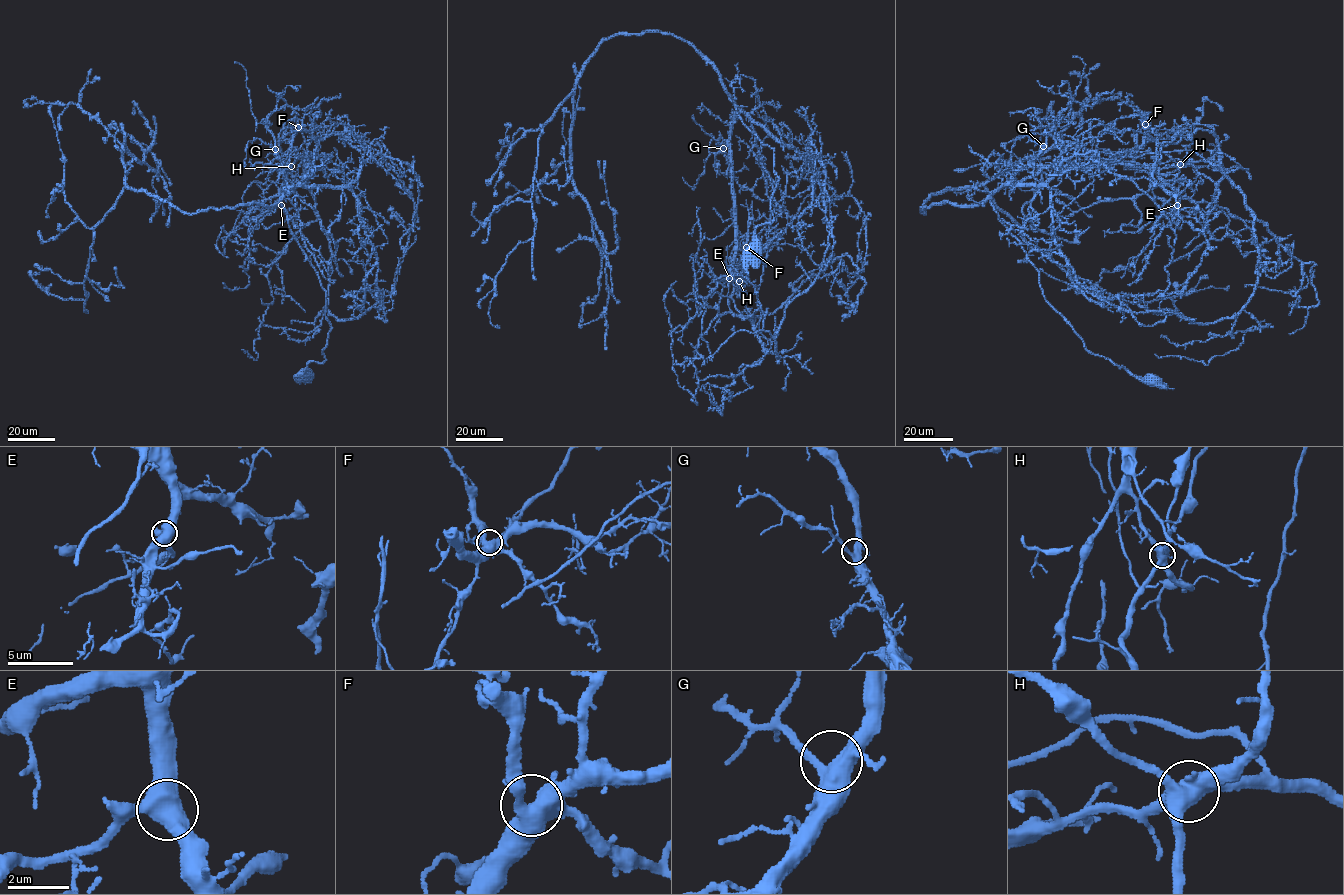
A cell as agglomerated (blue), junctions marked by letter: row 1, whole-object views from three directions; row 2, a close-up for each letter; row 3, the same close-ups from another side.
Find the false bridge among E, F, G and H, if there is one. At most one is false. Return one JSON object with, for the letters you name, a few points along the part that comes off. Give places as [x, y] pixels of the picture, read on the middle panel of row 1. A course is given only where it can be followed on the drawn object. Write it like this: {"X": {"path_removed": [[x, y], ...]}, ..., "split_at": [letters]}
{"H": {"path_removed": [[739, 281], [735, 308], [779, 357], [784, 311], [814, 281], [828, 245], [814, 193], [815, 114]]}, "split_at": ["H"]}

